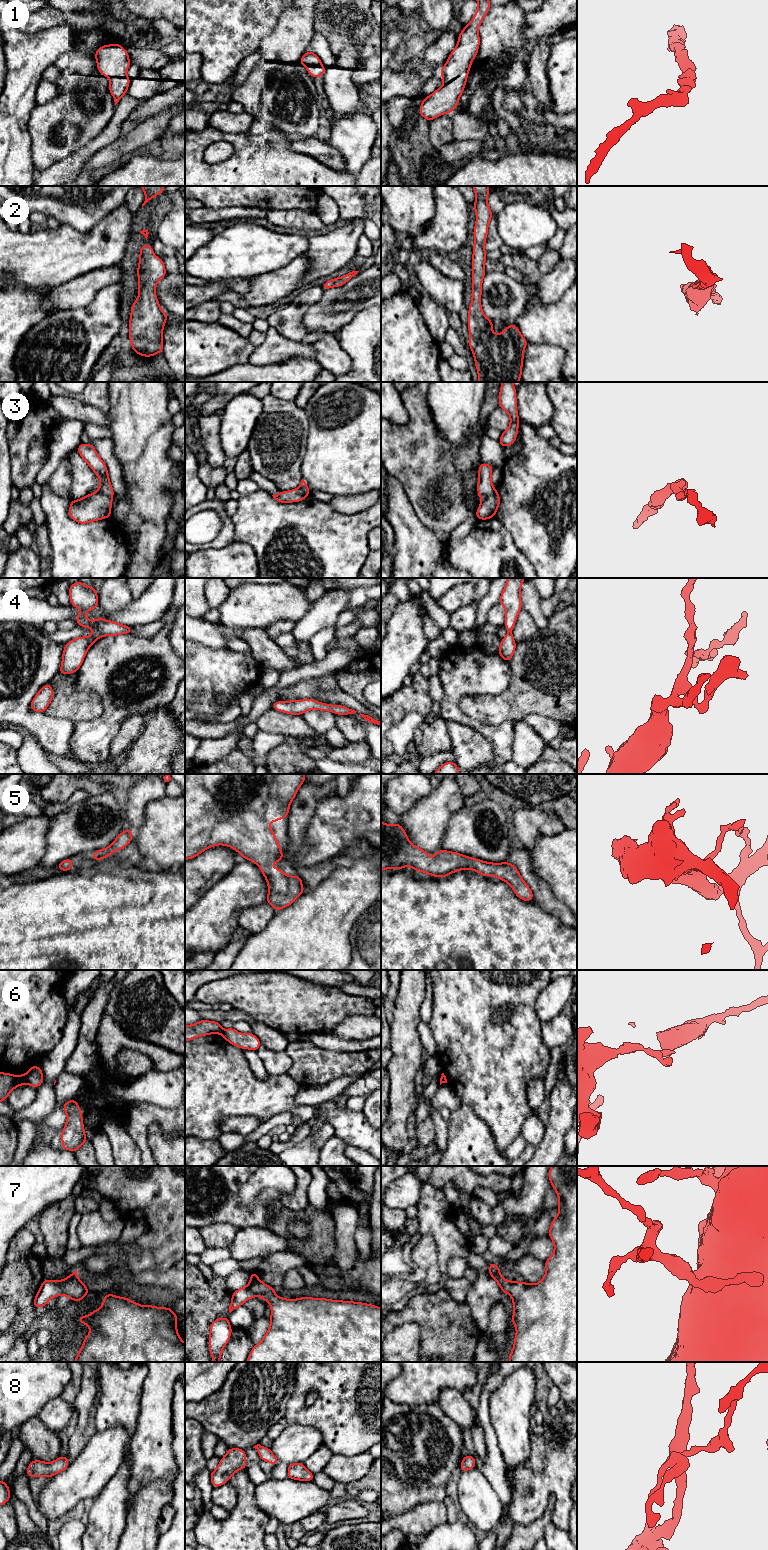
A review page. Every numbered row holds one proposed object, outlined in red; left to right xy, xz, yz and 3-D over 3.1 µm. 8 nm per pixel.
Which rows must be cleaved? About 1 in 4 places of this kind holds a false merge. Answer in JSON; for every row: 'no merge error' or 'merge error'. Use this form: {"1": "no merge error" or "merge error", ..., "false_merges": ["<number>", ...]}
{"1": "no merge error", "2": "no merge error", "3": "merge error", "4": "no merge error", "5": "no merge error", "6": "merge error", "7": "no merge error", "8": "no merge error", "false_merges": ["3", "6"]}

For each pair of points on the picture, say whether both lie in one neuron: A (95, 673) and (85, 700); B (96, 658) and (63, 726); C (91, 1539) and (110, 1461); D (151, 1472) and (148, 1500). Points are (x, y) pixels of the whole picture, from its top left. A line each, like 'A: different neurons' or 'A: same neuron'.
A: different neurons
B: different neurons
C: different neurons
D: different neurons

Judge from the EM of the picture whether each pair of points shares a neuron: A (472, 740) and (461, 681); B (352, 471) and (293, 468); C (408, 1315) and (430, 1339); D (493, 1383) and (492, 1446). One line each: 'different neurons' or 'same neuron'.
A: different neurons
B: different neurons
C: same neuron
D: same neuron

